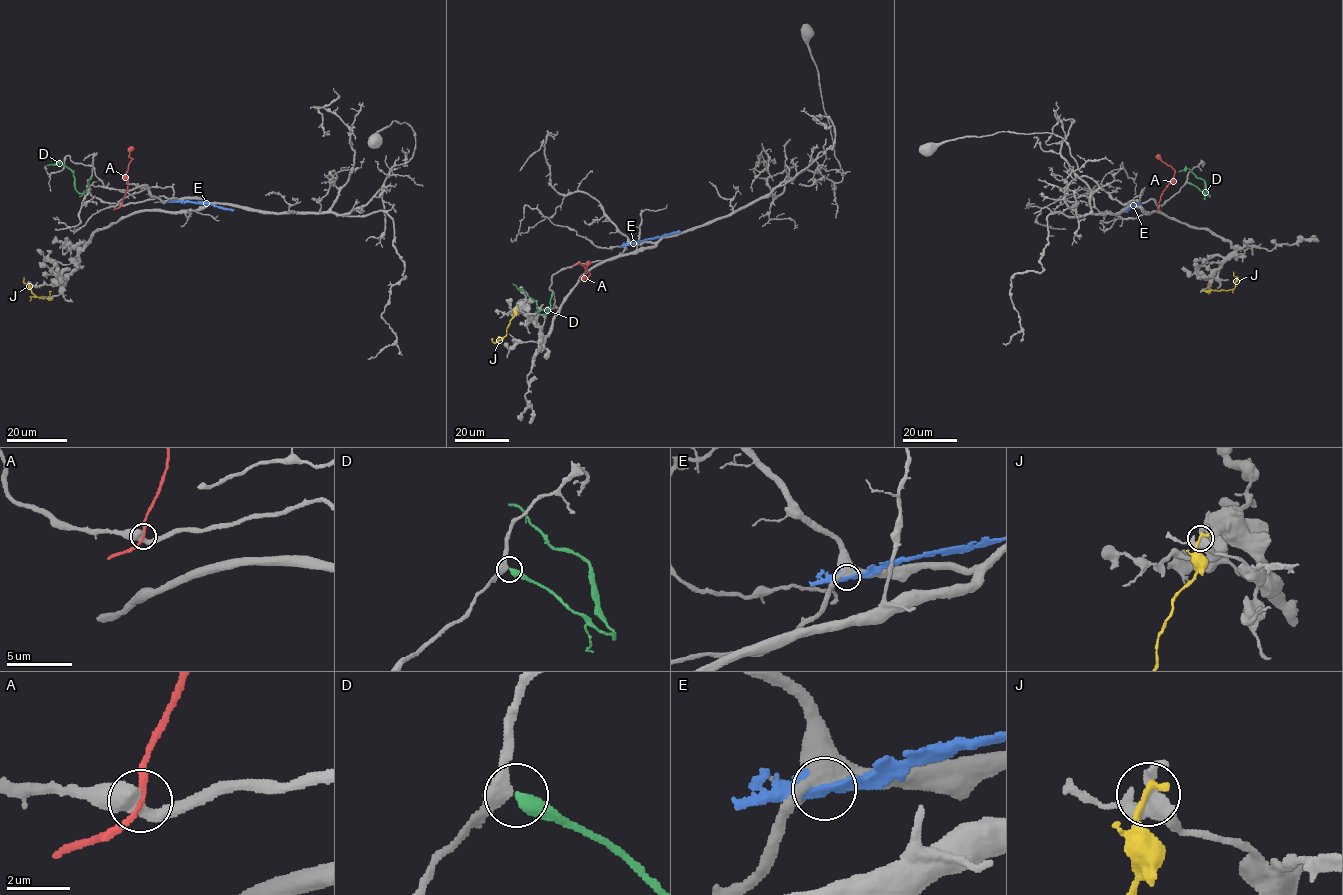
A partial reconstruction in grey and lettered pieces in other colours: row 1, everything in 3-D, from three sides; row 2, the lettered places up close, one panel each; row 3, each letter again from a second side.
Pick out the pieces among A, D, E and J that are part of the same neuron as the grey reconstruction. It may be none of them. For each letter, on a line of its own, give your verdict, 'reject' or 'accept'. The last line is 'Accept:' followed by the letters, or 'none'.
A: reject
D: accept
E: reject
J: reject
Accept: D

